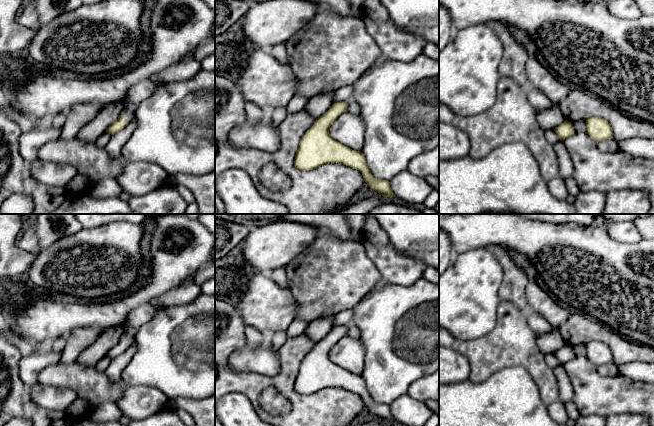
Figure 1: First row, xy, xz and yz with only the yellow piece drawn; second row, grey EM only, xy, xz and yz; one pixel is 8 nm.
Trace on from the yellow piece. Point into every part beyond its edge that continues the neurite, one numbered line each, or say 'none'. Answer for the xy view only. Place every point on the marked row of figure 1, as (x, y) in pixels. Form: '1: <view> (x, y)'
1: xy (128, 113)

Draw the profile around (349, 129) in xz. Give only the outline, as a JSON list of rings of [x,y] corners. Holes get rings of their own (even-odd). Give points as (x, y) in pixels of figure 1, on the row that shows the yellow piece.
[[[346,111],[330,126],[329,134],[346,147],[361,151],[365,139],[364,121],[360,115]]]

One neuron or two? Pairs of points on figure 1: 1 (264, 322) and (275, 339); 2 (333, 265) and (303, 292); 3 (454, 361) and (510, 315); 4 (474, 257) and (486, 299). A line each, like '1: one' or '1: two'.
1: two
2: one
3: two
4: one

